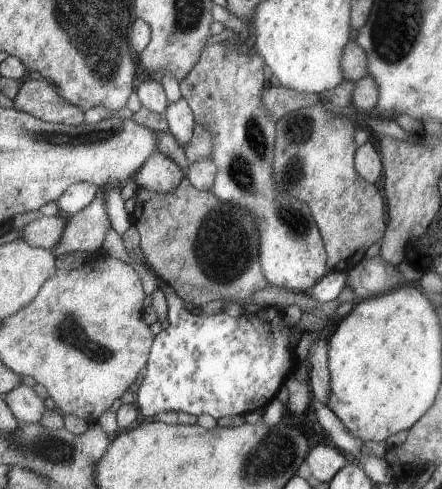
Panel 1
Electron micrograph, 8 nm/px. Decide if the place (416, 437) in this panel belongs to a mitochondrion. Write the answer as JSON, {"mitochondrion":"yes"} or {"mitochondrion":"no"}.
{"mitochondrion":"no"}

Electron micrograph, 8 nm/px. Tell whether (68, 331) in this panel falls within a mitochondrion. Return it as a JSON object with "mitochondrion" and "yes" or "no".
{"mitochondrion":"yes"}

